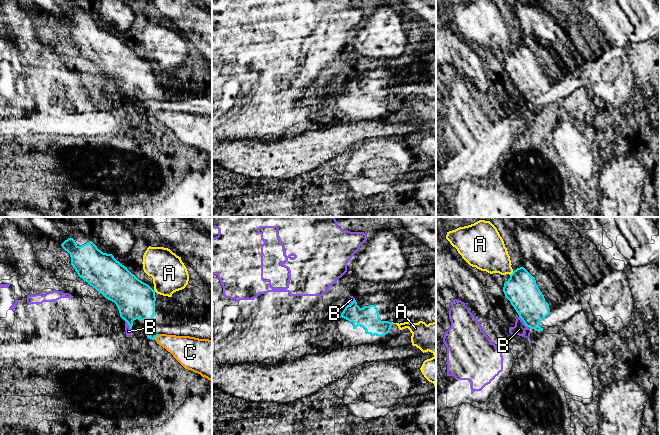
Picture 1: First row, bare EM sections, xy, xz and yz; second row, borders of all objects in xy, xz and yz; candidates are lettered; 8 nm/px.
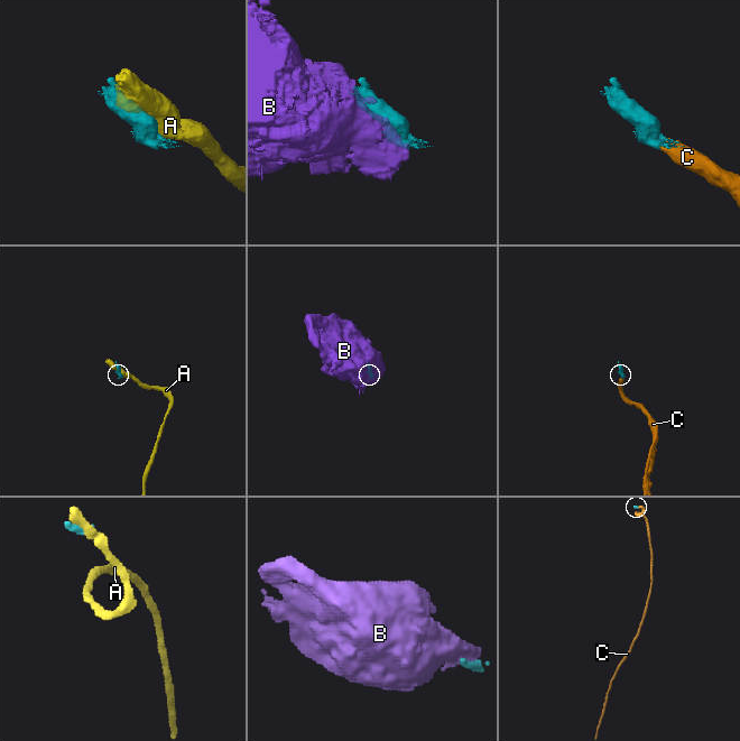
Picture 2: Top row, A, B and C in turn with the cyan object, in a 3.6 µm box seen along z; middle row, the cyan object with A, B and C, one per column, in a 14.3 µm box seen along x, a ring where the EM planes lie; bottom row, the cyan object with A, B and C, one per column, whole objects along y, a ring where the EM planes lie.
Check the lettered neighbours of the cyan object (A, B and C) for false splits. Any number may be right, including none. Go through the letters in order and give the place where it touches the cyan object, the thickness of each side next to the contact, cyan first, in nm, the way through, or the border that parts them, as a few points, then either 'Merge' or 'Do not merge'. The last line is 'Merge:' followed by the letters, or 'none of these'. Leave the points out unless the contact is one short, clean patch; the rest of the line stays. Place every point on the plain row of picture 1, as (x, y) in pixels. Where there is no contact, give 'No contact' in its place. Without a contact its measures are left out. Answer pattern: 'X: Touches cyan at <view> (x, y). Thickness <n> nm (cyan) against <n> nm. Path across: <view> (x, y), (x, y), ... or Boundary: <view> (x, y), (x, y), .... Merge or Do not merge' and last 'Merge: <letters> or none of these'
A: Touches cyan at yz (512, 49). Thickness 260 nm (cyan) against 300 nm. Do not merge
B: Touches cyan at yz (524, 99). Thickness 260 nm (cyan) against 100 nm. Boundary: yz (519, 92), (531, 104). Do not merge
C: Touches cyan at xy (156, 111). Thickness 60 nm (cyan) against 200 nm. Path across: xy (151, 111), (156, 111), (183, 124). Merge
Merge: C

